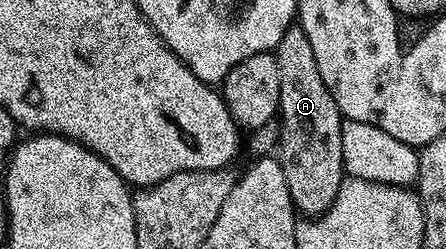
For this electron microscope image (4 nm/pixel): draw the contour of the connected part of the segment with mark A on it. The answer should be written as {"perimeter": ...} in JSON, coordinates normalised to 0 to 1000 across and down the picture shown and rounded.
{"perimeter":[[[659,92],[626,157],[617,201],[626,253],[626,498],[630,562],[626,570],[626,643],[635,671],[635,719],[643,719],[643,751],[652,767],[657,835],[677,867],[717,867],[751,815],[751,783],[760,783],[765,731],[776,723],[769,655],[769,482],[751,398],[742,398],[742,365],[733,365],[733,333],[724,333],[724,301],[715,301],[715,265],[706,253],[706,221],[697,209],[697,169],[679,141],[673,96]]]}

